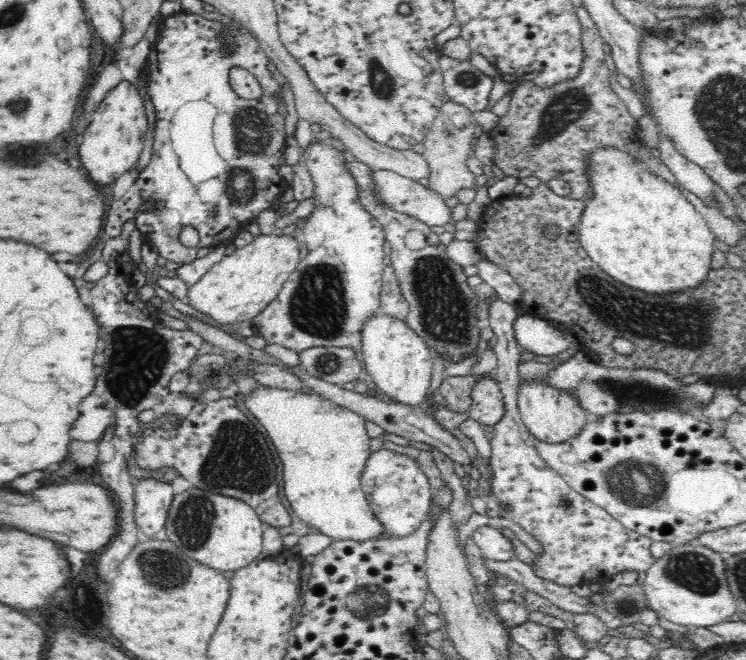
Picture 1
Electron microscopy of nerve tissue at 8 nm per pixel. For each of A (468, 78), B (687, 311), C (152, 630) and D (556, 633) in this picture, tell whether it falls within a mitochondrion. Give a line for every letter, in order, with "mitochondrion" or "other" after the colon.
A: mitochondrion
B: mitochondrion
C: other
D: other

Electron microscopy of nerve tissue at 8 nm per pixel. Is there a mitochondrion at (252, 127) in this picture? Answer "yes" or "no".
yes

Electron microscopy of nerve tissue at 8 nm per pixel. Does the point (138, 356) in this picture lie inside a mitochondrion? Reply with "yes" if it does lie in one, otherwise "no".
yes

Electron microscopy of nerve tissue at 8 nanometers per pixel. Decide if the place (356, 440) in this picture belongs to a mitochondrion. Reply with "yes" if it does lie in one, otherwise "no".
no

